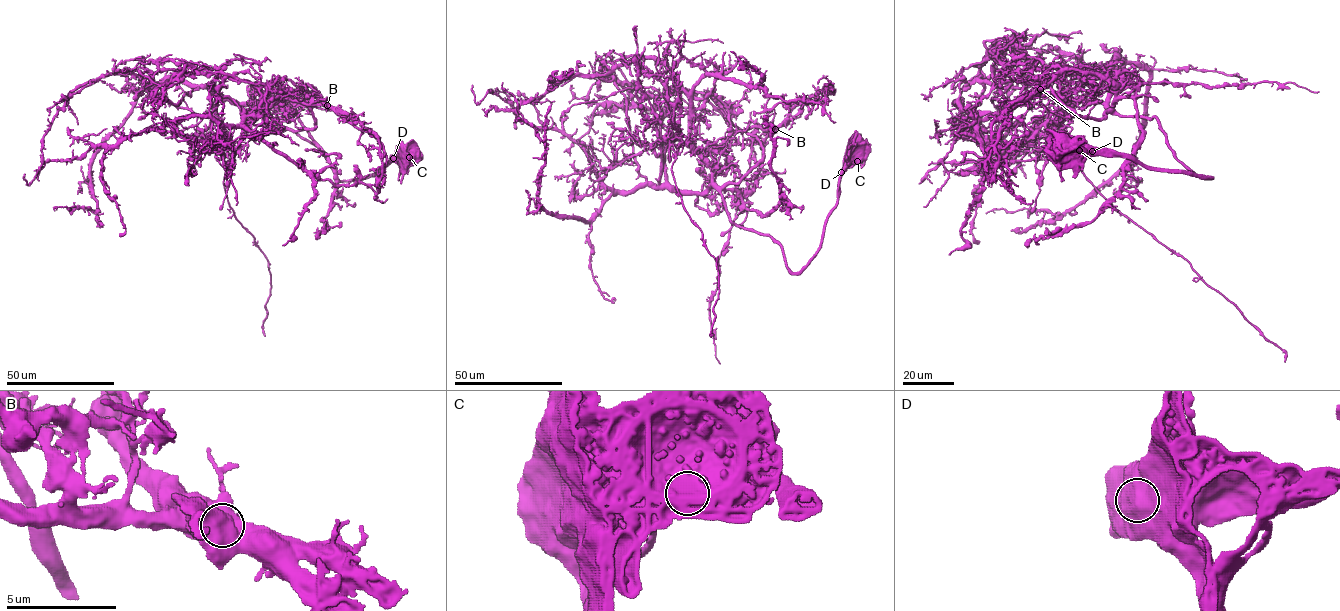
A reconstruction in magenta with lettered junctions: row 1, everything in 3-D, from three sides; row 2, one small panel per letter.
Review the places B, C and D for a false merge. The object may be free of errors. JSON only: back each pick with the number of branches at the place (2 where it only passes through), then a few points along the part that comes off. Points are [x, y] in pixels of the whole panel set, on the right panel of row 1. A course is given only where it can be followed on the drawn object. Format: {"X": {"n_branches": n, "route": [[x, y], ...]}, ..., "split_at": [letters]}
{"B": {"n_branches": 1, "route": [[1041, 89], [1046, 79], [1062, 90], [1065, 115], [1052, 137], [1093, 186], [1181, 255], [1285, 353], [1285, 362]]}, "split_at": ["B"]}

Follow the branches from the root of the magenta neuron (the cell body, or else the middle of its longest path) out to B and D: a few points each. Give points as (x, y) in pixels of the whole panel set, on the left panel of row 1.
B: (410, 154), (397, 155), (378, 173), (339, 180), (314, 145), (290, 130), (273, 125), (314, 88), (327, 105)
D: (410, 154), (397, 154), (393, 158)

